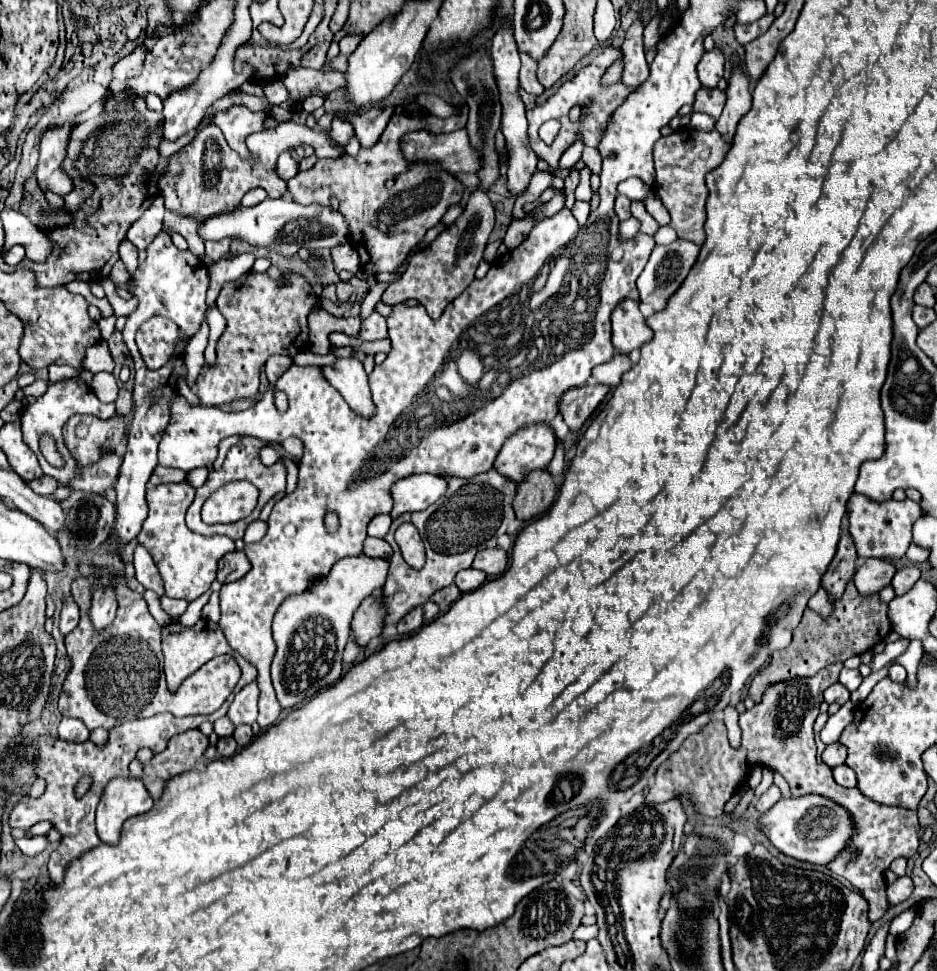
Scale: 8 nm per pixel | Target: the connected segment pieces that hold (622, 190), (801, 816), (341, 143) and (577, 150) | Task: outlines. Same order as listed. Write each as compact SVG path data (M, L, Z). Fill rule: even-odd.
M629 178L618 185L617 192L631 200L643 200L649 194L650 188L638 178Z
M813 793L777 801L759 819L759 827L779 851L815 865L827 865L827 861L833 861L833 857L837 857L837 853L849 845L849 837L853 837L853 817L849 817L849 813L845 813L845 809L841 809L841 805L835 801L817 797Z
M339 115L333 117L329 131L323 131L323 133L325 133L339 149L345 149L345 145L349 143L349 139L355 137L355 133L353 133L353 123L351 123L349 119L345 119L345 117L339 117Z
M579 135L577 137L577 141L561 155L561 159L559 159L559 165L561 167L573 167L577 161L579 161L579 157L581 157L581 151L583 151L583 137Z

